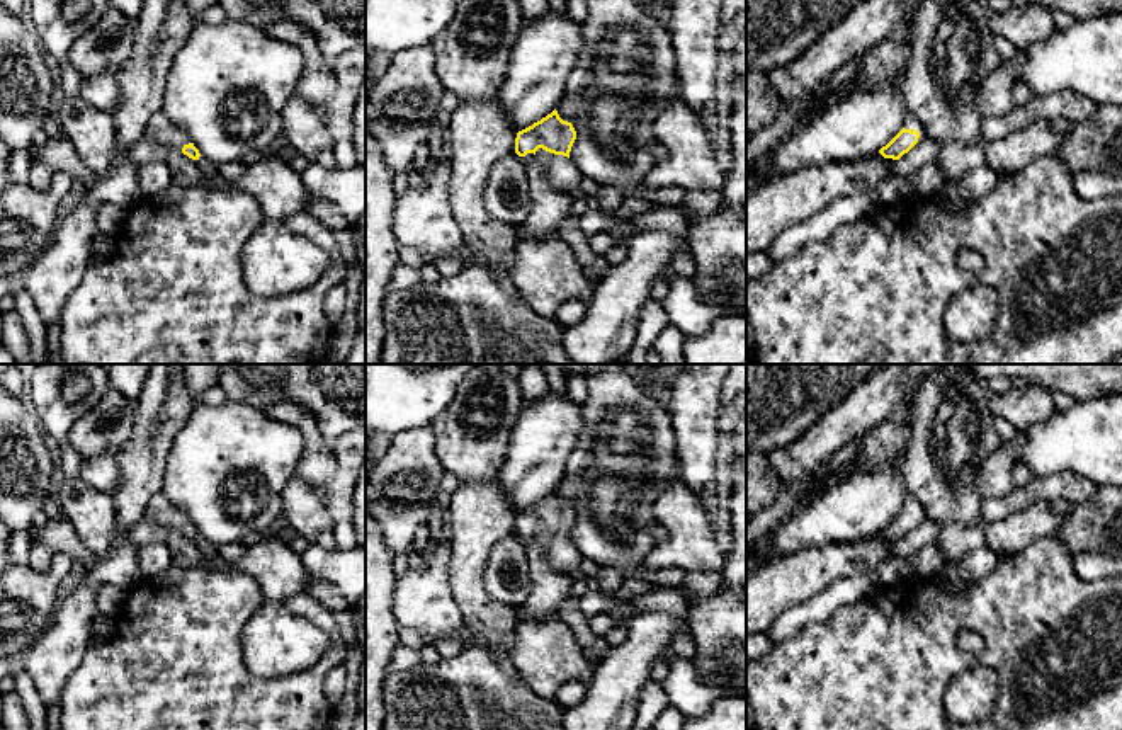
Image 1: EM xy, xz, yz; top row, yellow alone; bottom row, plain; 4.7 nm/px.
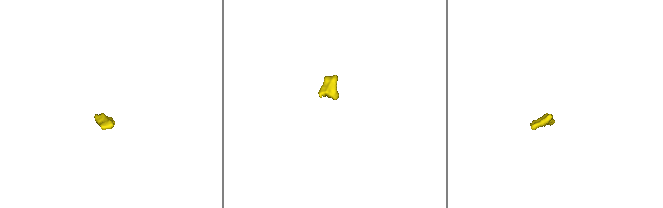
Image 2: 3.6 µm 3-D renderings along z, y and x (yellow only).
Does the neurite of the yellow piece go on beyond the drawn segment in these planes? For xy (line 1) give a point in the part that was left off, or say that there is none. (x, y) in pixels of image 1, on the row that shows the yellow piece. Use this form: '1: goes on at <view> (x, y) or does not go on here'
1: goes on at xy (162, 130)

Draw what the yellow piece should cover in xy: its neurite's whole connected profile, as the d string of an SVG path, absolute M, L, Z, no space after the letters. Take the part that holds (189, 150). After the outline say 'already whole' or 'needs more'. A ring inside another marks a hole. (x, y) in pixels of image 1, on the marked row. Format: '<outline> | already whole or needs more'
M162 111L148 121L151 140L165 145L168 150L177 150L192 160L199 160L201 153L194 146L190 136L175 126Z | needs more

